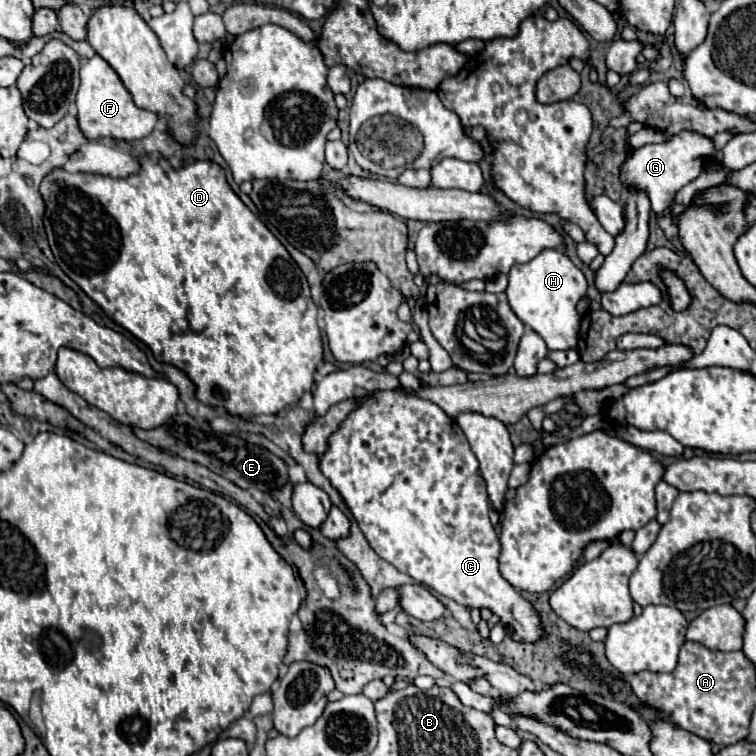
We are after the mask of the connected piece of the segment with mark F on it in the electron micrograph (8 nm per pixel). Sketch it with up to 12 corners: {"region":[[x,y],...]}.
{"region":[[98,54],[80,68],[86,138],[138,140],[158,114],[138,108]]}

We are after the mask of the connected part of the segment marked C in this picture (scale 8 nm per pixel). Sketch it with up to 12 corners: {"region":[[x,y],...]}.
{"region":[[368,394],[318,462],[378,556],[516,642],[486,482],[440,406]]}

